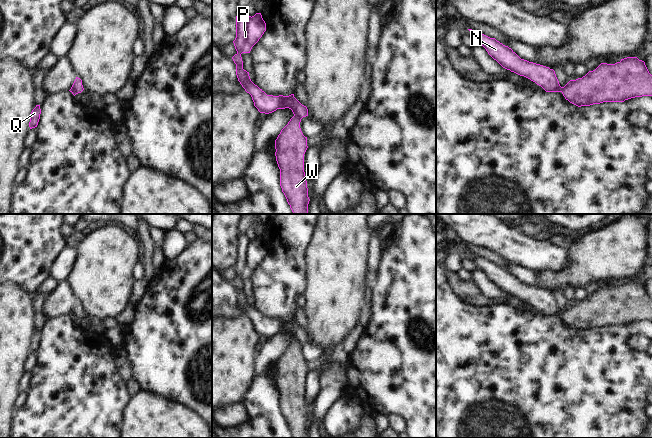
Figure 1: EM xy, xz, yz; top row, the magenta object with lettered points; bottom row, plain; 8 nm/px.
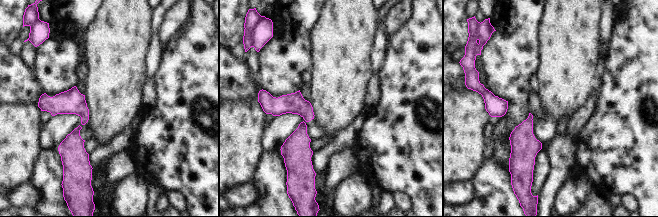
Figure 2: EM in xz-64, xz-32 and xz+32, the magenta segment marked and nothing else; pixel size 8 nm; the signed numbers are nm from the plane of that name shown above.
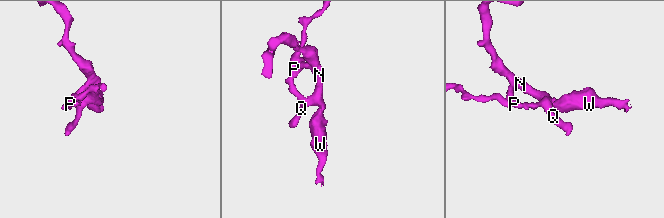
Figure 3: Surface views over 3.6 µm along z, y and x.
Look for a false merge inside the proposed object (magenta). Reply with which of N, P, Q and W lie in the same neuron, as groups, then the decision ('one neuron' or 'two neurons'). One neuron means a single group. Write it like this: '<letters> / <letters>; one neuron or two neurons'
N P Q / W; two neurons

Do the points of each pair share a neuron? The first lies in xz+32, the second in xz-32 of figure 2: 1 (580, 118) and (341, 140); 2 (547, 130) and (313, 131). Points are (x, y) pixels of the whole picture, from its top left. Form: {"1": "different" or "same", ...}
{"1": "same", "2": "same"}

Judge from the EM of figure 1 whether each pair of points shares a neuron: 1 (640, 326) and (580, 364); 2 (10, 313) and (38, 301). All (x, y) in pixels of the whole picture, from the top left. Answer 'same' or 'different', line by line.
1: different
2: different

